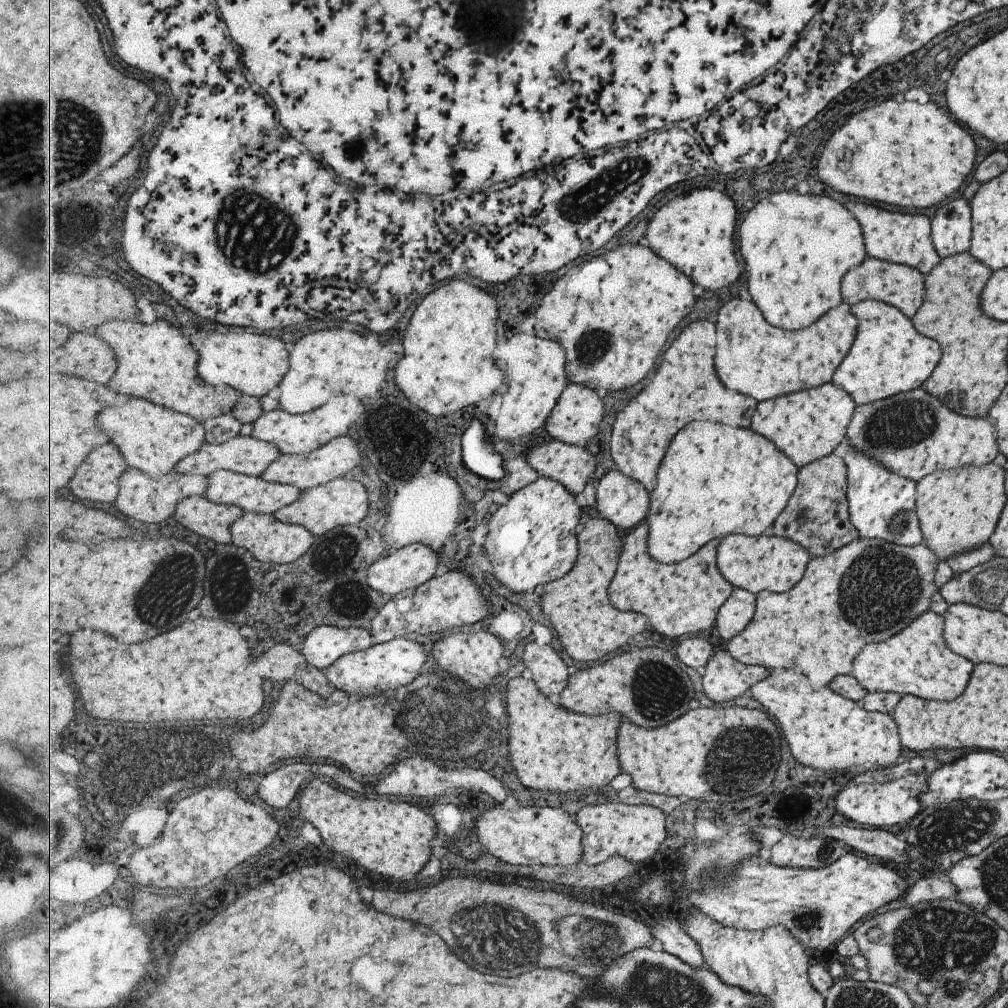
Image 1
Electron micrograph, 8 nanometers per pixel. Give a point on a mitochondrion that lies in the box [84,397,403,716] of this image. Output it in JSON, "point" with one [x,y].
{"point":[174,574]}

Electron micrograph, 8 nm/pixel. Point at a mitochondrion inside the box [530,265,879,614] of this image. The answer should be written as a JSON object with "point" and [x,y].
{"point":[594,346]}

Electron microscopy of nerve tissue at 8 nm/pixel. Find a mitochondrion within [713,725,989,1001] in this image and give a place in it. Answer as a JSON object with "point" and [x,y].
{"point":[805,920]}

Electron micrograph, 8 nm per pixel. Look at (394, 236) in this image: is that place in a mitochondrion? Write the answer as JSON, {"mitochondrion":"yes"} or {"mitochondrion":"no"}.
{"mitochondrion":"no"}

